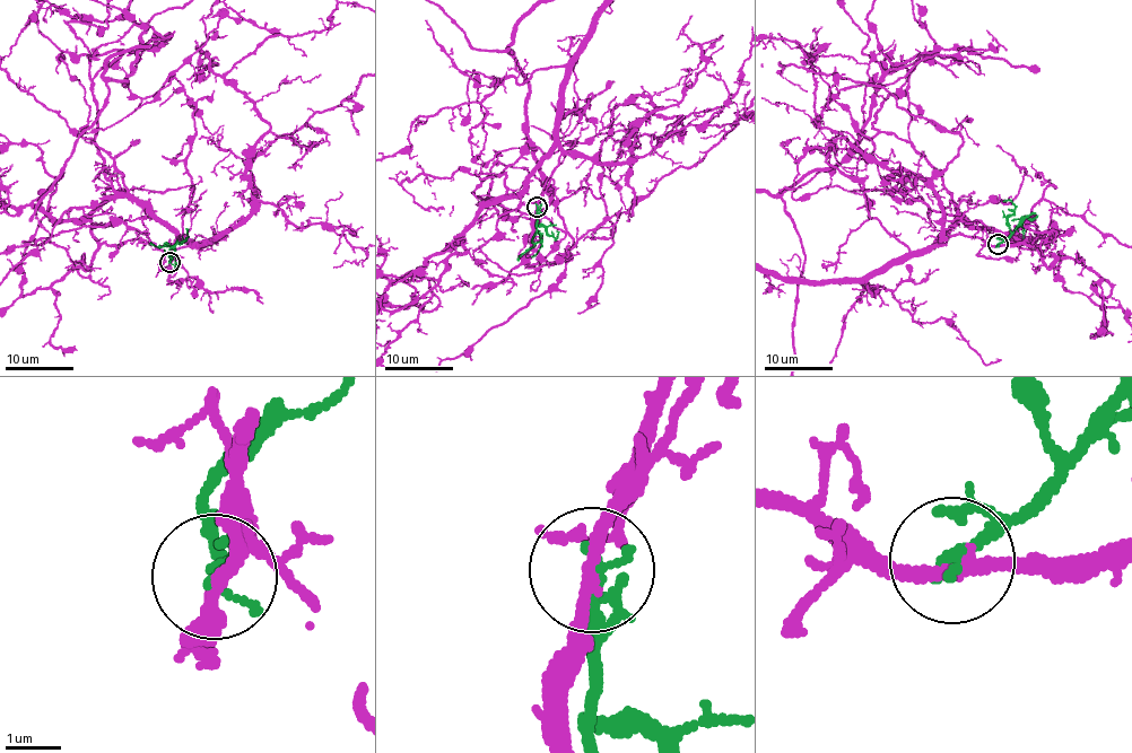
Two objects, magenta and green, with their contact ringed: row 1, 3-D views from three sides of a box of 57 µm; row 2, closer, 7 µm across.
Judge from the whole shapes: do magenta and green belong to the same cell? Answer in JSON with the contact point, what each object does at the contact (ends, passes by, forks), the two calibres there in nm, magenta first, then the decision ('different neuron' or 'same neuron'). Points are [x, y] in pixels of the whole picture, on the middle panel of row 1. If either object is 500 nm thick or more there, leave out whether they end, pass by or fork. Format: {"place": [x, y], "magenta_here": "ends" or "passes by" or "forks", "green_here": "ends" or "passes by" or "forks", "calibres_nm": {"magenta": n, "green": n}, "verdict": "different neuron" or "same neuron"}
{"place": [537, 207], "magenta_here": "passes by", "green_here": "passes by", "calibres_nm": {"magenta": 240, "green": 170}, "verdict": "different neuron"}

